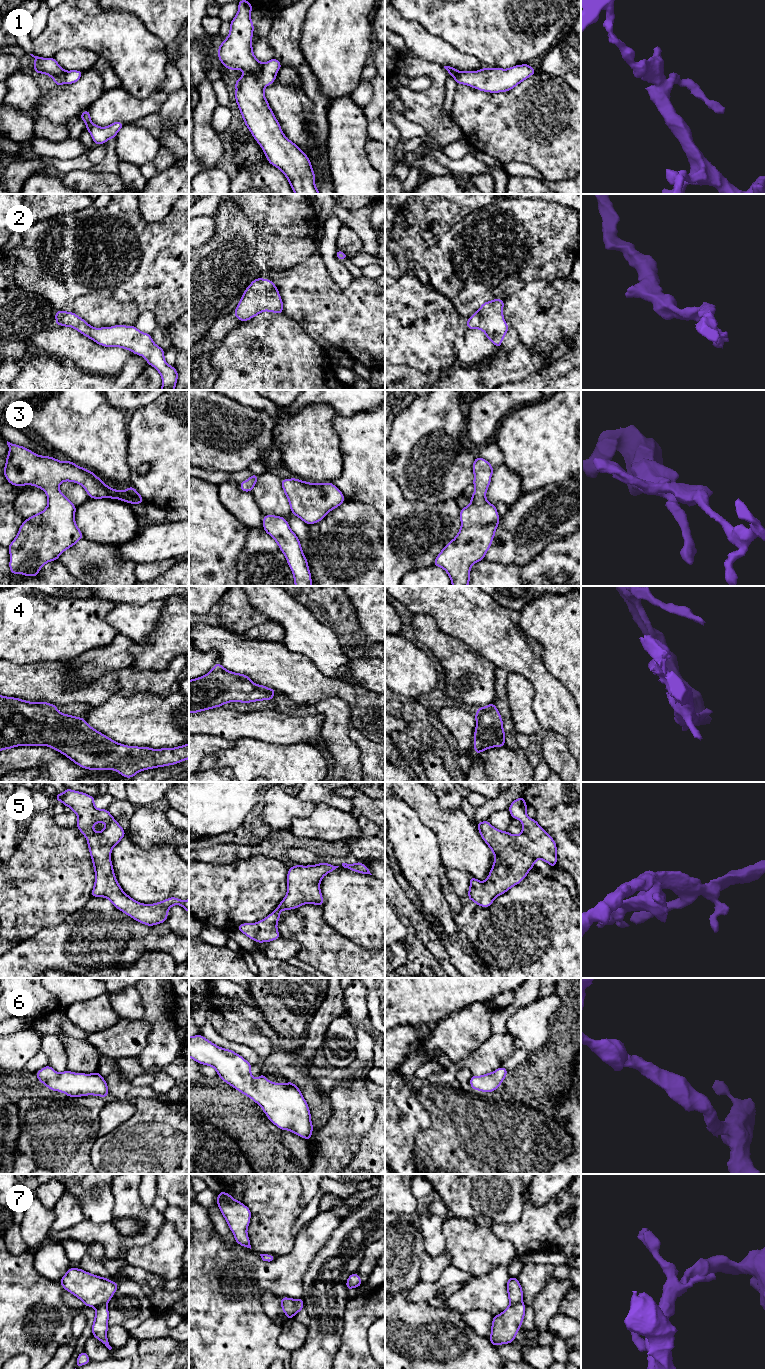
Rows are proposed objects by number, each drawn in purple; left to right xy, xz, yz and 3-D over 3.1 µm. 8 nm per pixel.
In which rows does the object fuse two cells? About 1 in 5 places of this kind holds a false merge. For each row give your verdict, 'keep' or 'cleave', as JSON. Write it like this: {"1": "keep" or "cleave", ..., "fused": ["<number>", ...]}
{"1": "cleave", "2": "keep", "3": "keep", "4": "keep", "5": "keep", "6": "keep", "7": "cleave", "fused": ["1", "7"]}

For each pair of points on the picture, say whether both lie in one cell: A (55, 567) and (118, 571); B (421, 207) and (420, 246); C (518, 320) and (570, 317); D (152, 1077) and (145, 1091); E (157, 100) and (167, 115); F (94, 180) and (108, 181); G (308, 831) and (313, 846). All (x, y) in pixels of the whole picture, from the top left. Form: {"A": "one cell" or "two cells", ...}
{"A": "two cells", "B": "one cell", "C": "one cell", "D": "two cells", "E": "two cells", "F": "one cell", "G": "two cells"}

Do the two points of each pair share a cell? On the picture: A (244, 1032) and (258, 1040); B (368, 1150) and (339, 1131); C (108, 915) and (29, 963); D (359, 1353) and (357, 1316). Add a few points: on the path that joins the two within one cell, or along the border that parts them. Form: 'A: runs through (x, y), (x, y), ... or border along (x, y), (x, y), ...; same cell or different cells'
A: runs through (247, 1035), (255, 1040); same cell
B: border along (372, 1124), (362, 1136), (358, 1150), (347, 1163); different cells
C: runs through (88, 935), (83, 936), (73, 946), (49, 949); same cell
D: runs through (357, 1344), (357, 1325); same cell

